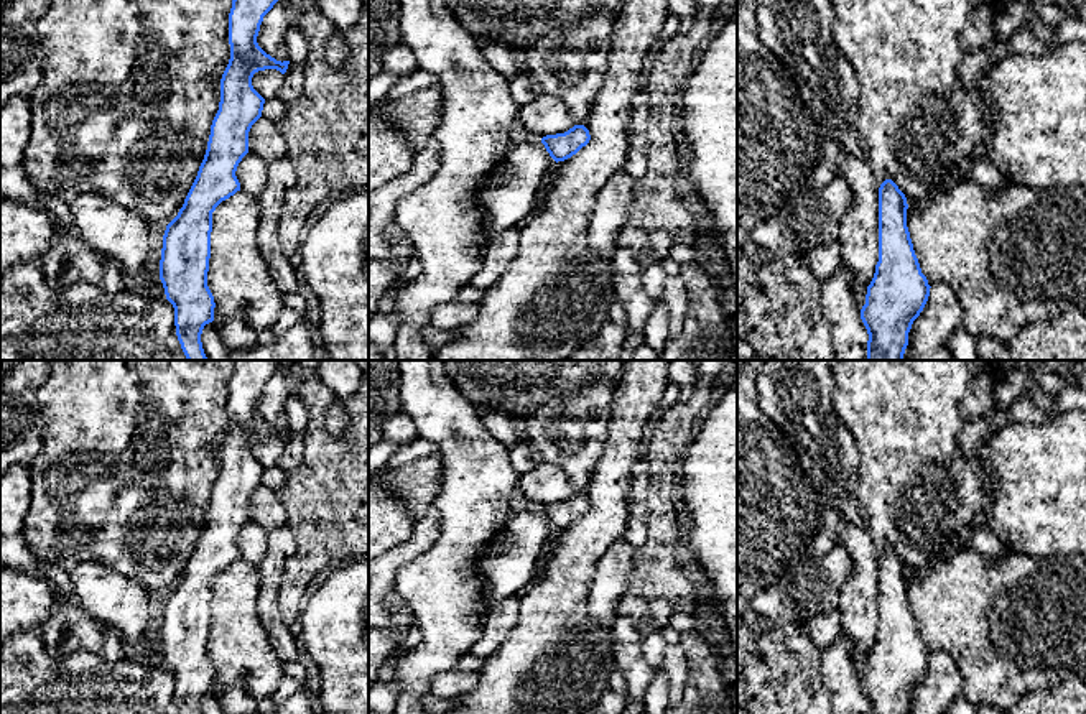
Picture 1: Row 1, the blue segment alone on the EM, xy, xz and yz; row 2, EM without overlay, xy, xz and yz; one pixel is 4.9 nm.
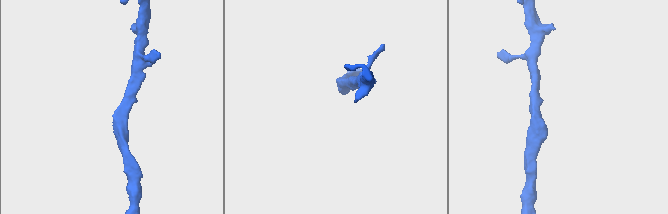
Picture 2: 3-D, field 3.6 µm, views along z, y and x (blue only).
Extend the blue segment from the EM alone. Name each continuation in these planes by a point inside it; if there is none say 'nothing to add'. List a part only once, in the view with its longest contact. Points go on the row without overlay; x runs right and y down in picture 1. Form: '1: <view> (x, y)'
nothing to add

